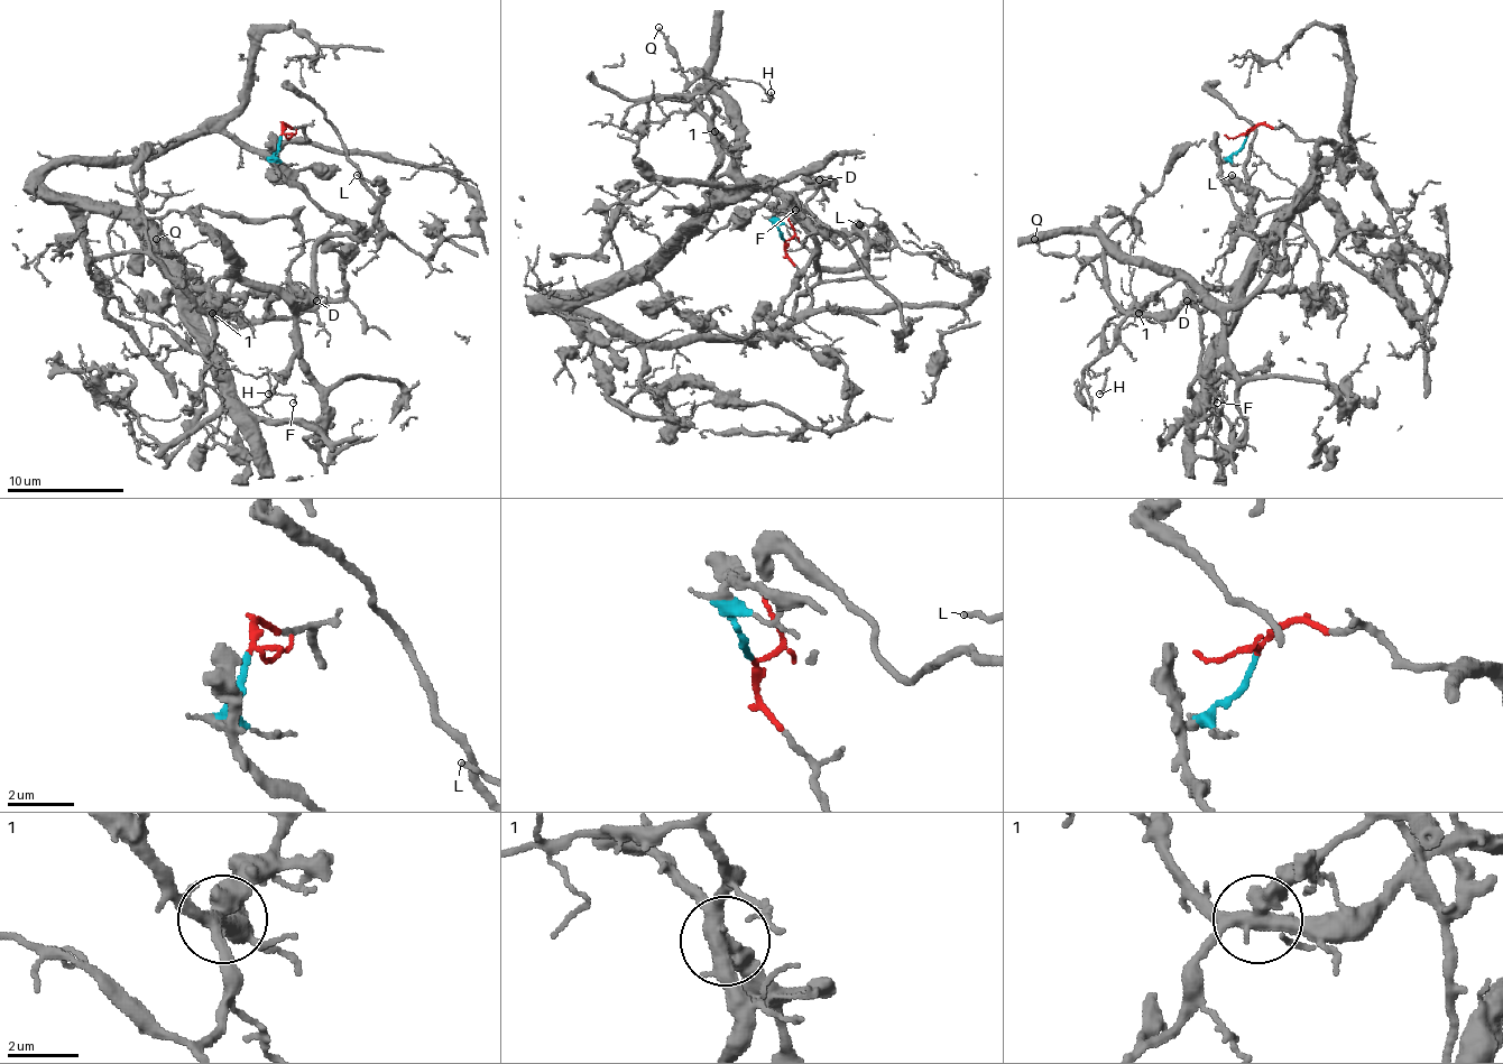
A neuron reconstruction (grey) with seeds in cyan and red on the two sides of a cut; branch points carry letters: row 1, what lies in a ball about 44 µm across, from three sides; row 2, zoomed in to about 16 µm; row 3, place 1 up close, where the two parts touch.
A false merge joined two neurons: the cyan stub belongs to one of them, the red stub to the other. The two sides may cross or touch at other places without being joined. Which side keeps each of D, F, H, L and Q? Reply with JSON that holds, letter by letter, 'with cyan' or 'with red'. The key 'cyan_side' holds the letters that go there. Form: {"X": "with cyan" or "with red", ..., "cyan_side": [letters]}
{"D": "with cyan", "F": "with cyan", "H": "with red", "L": "with cyan", "Q": "with red", "cyan_side": ["D", "F", "L"]}

